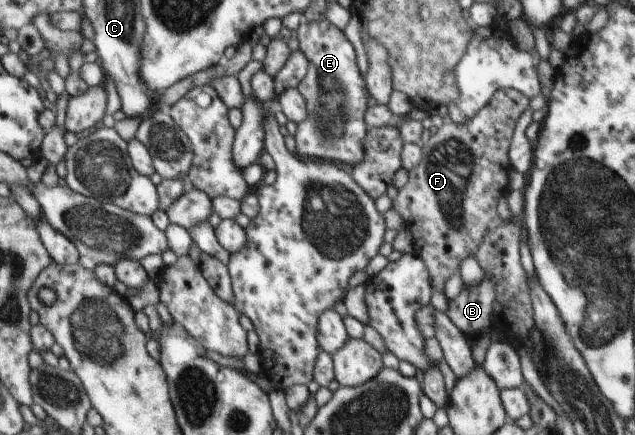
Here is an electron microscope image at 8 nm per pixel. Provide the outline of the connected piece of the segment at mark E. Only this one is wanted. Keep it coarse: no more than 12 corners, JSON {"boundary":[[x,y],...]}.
{"boundary":[[302,19],[296,155],[364,159],[368,89],[328,20]]}

